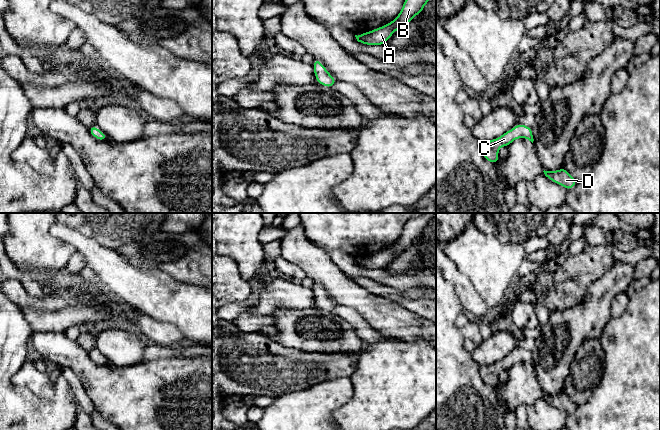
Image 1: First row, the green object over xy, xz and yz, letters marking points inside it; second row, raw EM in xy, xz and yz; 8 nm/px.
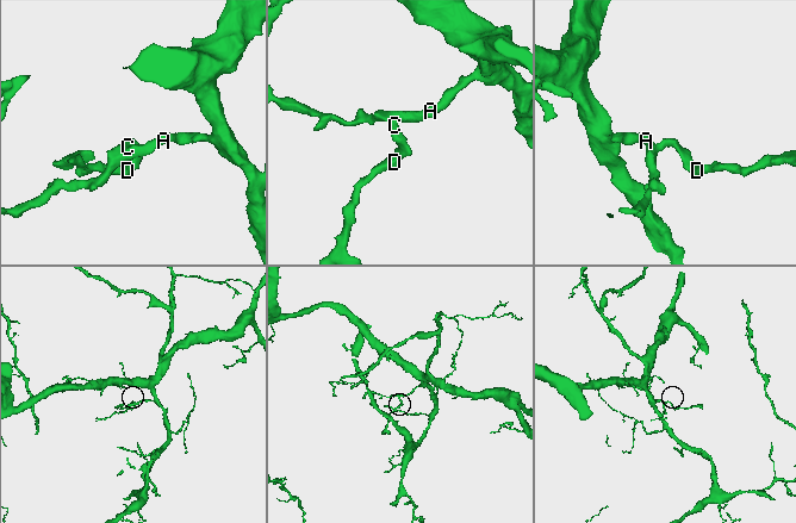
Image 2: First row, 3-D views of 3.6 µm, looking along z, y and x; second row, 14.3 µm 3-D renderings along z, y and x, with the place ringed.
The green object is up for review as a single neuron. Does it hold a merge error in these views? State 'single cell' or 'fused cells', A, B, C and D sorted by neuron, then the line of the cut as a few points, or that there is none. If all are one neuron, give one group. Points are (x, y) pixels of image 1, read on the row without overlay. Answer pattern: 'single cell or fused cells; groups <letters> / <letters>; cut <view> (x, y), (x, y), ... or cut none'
single cell; groups A B C D; cut none

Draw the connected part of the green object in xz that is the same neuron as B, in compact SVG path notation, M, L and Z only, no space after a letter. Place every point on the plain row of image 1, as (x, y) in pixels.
M425 213L420 217L408 220L400 237L392 246L370 256L355 259L357 265L365 269L384 269L396 254L406 250L423 235L424 230L435 217L436 213Z

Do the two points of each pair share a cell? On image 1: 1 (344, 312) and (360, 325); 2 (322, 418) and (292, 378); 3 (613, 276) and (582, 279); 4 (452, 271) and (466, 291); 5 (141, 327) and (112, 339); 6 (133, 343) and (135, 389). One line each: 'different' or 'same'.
1: same
2: different
3: different
4: same
5: different
6: different

